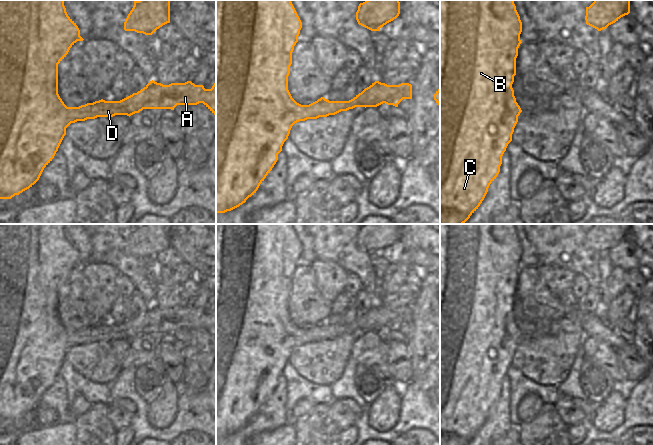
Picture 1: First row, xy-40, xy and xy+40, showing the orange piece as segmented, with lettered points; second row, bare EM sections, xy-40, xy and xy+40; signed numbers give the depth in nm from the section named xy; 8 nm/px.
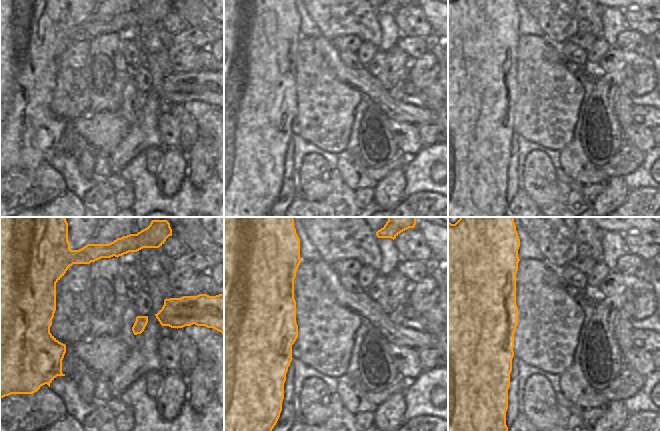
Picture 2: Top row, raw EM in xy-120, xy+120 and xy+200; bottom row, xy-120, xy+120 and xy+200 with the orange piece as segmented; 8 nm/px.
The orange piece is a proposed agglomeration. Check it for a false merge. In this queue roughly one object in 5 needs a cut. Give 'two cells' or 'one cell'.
one cell

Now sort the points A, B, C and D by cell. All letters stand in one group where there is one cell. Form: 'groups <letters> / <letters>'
groups A B C D

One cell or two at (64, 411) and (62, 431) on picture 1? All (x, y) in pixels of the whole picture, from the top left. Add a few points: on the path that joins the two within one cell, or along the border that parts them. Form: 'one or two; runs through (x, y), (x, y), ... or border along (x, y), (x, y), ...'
two; border along (73, 422), (54, 424)

